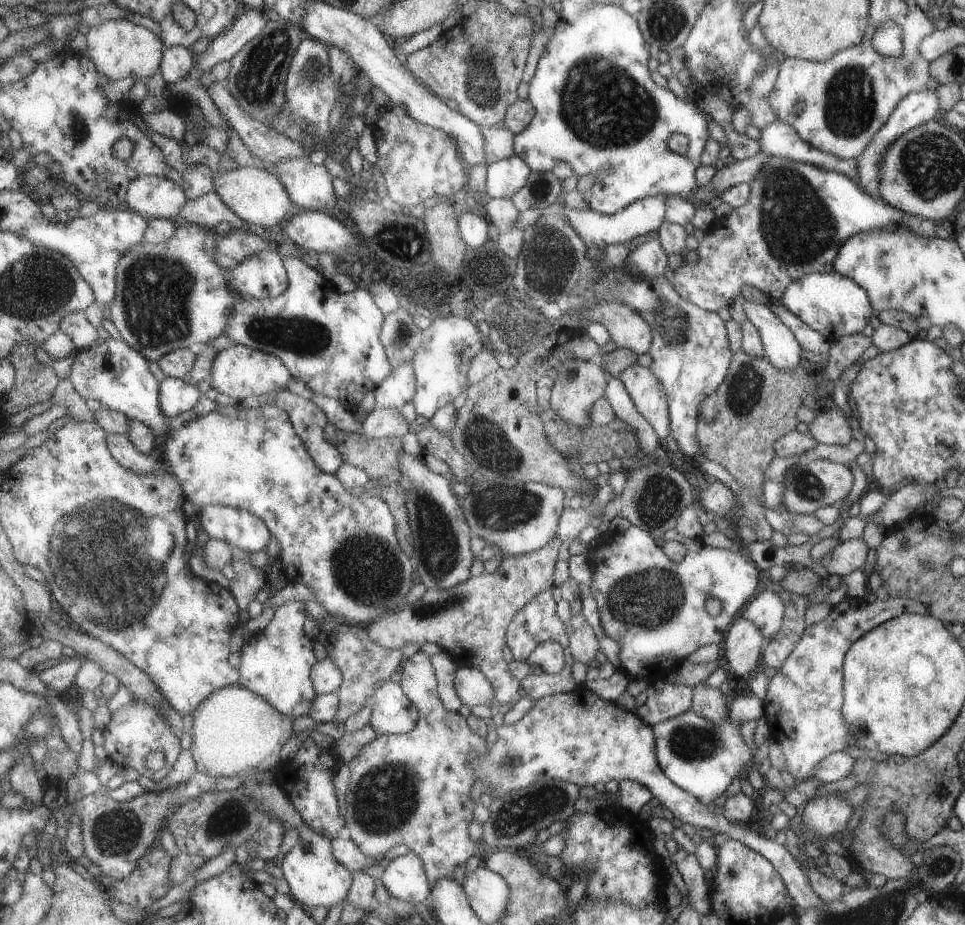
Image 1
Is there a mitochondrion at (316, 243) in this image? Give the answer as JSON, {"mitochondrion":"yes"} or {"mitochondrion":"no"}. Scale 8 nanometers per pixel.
{"mitochondrion":"no"}

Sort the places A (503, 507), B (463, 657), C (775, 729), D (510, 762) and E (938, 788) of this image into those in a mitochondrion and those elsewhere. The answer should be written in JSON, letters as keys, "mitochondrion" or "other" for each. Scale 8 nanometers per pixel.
{"A":"mitochondrion","B":"other","C":"other","D":"mitochondrion","E":"mitochondrion"}

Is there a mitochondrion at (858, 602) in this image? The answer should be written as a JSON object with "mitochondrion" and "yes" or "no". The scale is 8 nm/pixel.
{"mitochondrion":"no"}

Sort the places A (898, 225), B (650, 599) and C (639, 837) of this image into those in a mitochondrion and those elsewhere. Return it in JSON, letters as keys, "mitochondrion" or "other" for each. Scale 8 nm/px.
{"A":"other","B":"mitochondrion","C":"other"}

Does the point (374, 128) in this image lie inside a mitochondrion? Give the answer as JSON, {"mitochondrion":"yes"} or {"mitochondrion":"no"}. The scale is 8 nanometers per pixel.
{"mitochondrion":"no"}

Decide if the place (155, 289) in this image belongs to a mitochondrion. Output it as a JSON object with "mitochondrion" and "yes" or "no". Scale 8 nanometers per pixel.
{"mitochondrion":"yes"}

